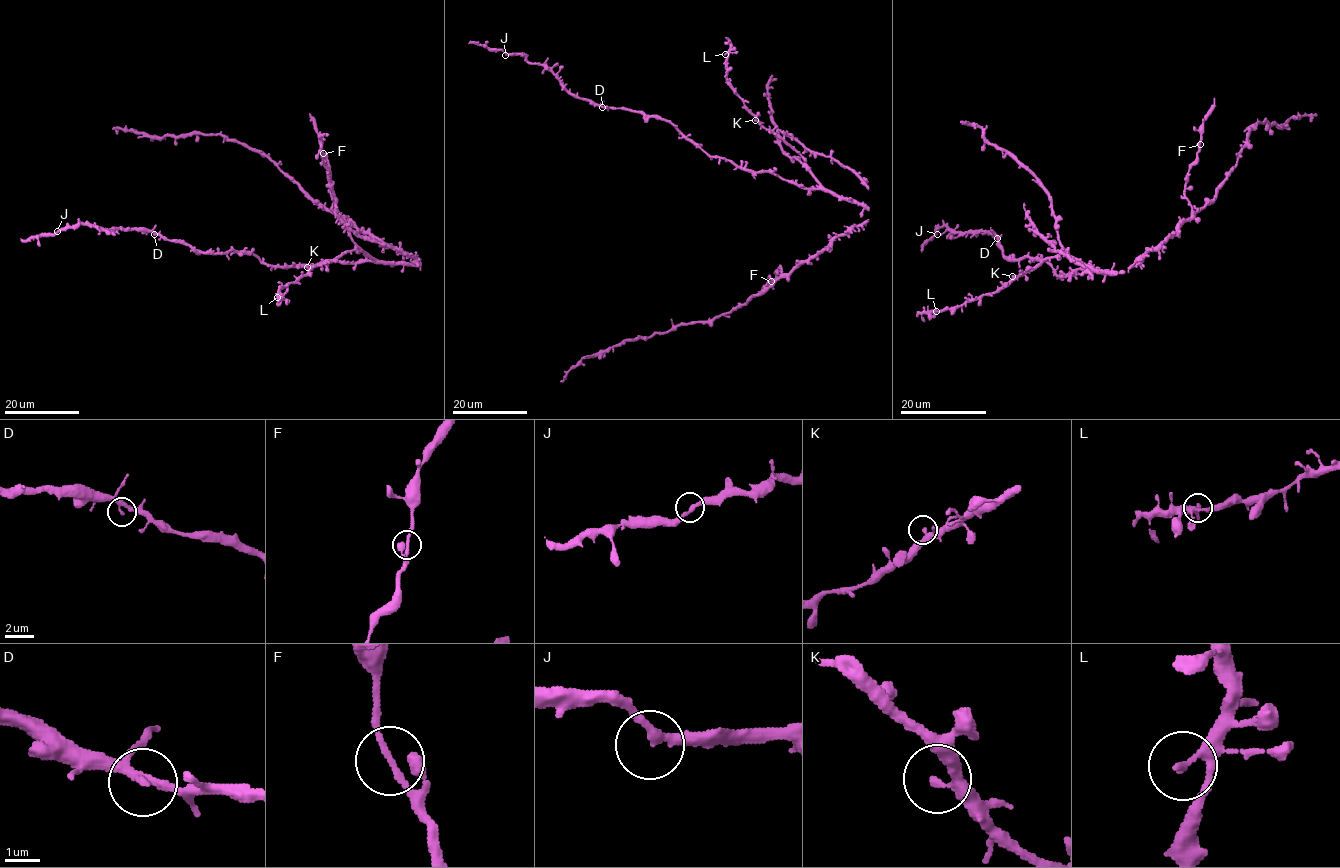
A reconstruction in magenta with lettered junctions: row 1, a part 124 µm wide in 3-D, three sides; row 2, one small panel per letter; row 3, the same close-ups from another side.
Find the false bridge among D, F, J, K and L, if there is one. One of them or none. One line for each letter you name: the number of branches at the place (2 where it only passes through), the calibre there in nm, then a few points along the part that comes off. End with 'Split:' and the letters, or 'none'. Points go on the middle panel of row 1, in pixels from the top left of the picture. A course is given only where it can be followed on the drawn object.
Split: none

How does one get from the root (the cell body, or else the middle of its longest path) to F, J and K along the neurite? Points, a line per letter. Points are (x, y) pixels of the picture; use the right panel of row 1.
F: (1105, 273), (1128, 272), (1145, 252), (1153, 250), (1191, 216), (1185, 183), (1200, 145)
J: (1105, 273), (1078, 269), (1057, 275), (1046, 261), (1009, 260), (988, 232), (954, 232), (943, 225), (937, 234)
K: (1105, 273), (1094, 272), (1074, 258), (1059, 253), (1048, 257), (1024, 274), (1012, 276)

